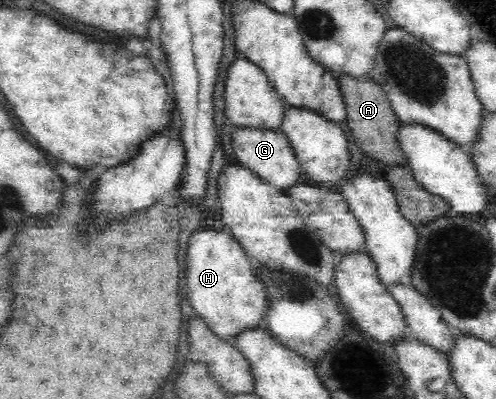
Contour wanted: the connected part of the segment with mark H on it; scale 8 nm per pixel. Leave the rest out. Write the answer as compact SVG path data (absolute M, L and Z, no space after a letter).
M227 230L197 231L189 237L185 257L187 299L195 313L219 337L231 342L237 332L261 327L266 308L266 291L263 284L251 275L253 265L239 242Z

